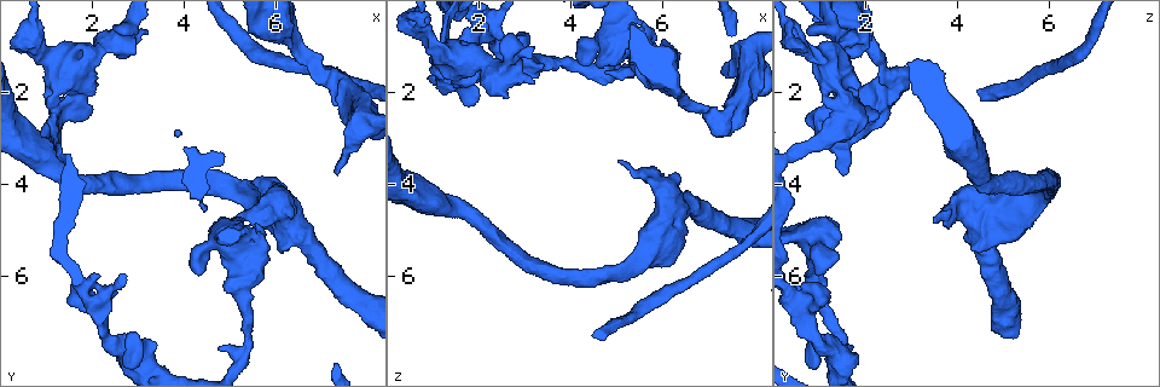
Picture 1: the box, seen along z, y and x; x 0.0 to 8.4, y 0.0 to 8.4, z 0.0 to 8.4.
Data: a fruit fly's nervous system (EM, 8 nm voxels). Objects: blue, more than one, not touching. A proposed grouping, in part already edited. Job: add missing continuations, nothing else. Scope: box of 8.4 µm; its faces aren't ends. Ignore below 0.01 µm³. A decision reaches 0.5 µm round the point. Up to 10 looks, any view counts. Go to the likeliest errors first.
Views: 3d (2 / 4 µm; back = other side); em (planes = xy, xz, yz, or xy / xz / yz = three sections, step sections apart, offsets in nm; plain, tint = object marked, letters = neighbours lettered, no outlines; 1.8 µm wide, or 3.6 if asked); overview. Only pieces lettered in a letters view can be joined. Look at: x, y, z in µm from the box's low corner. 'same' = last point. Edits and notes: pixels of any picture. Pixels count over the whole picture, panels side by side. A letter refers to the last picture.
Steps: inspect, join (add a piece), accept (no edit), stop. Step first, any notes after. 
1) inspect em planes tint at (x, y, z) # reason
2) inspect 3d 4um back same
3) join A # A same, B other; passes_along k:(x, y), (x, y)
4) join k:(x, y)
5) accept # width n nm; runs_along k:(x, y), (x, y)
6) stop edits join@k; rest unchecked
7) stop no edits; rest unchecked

inspect em xy step 16 tint at (7.35, 3.75, 1.45) # an open end

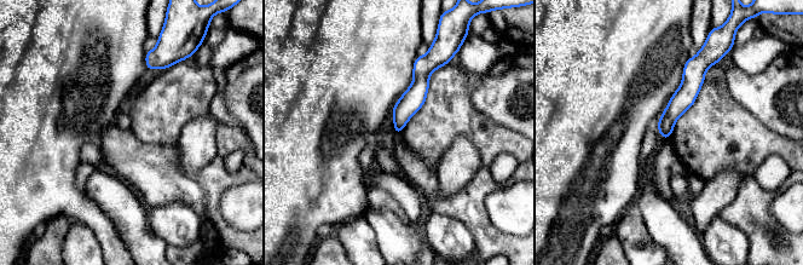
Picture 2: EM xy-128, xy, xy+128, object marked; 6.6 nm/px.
inspect em planes letters same # cut it another way

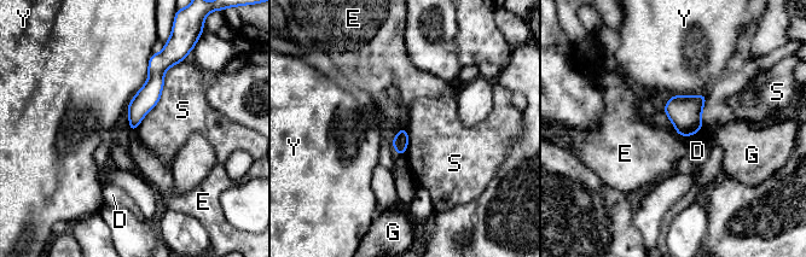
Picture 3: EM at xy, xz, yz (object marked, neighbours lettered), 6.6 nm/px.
accept # D other, E other, G other, S other, Y other; border 3:(674, 129), (682, 138); no lettered piece goes on from it

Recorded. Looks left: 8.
inspect 3d 2um at (2.50, 7.55, 1.10) # a narrow waist

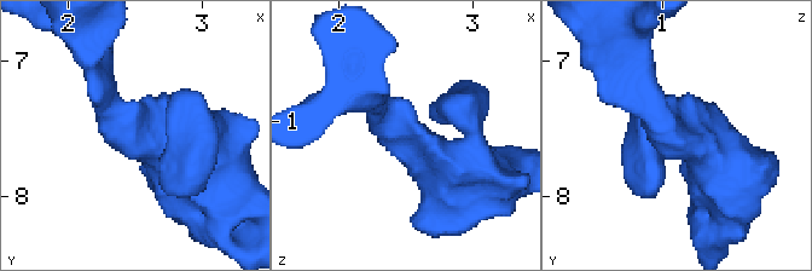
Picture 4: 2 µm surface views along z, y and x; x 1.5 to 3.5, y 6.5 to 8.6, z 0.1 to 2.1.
inspect em xy step 16 plain at (2.56, 7.62, 1.14)

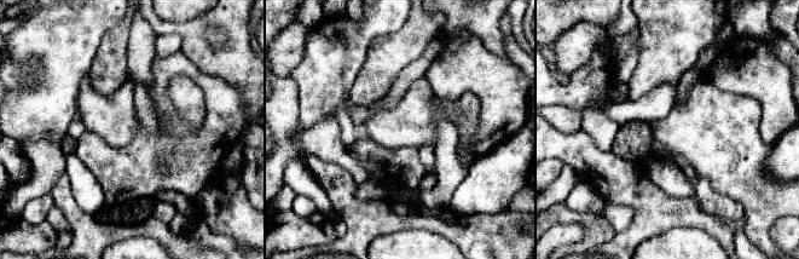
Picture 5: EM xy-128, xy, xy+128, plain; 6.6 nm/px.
inspect em xy step 16 letters same

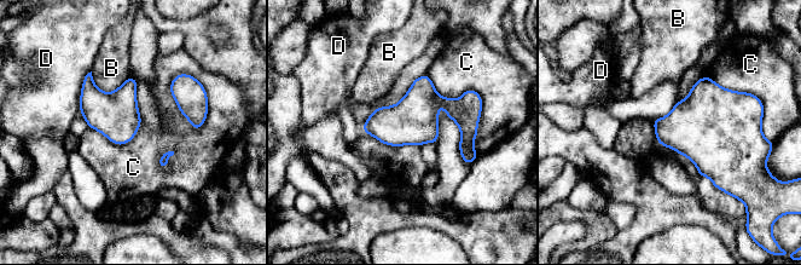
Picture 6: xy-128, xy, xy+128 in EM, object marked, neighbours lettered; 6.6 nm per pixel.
accept # longest_contact C 400 nm; B other, C other, D other; no lettered piece goes on from it

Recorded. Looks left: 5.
inspect 3d 4um at (6.10, 0.70, 1.80) # calibre changes

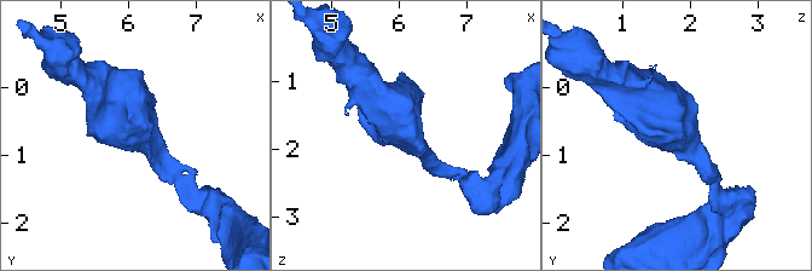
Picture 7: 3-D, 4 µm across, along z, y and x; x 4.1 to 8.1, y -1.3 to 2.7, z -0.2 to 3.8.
inspect em 3.6um xz step 16 tint at (6.10, 0.70, 1.80)

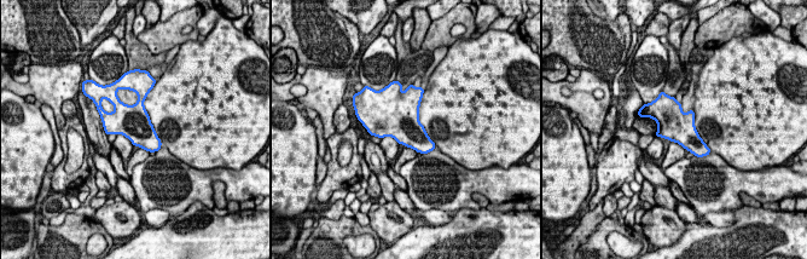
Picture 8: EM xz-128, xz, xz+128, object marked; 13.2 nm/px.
inspect em 3.6um planes letters same

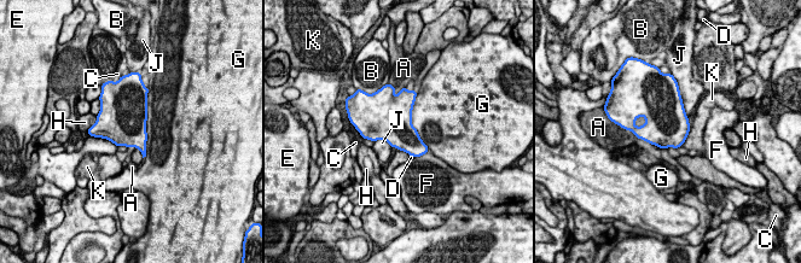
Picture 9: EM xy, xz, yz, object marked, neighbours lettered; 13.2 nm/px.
accept # A other, B other, C other, D other, E other, F other, G other, H other, J other, K other; arm_widths 200, 550 nm; none of them fits

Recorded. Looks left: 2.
inspect em planes letters at (1.10, 2.70, 1.20) # closes a loop

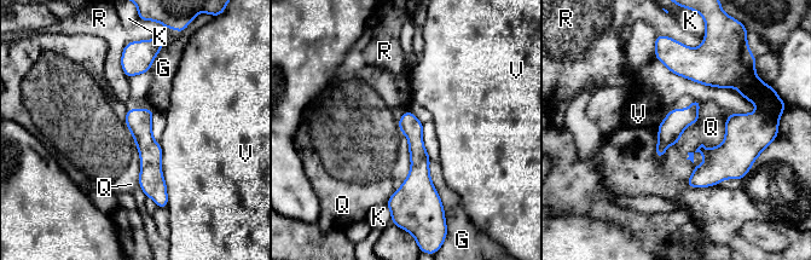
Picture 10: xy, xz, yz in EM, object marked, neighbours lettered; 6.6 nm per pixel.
accept # G other, K other, Q other, R other, V other; runs_along 10:(129, 111), (161, 197); no lettered piece goes on from it

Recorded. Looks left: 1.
stop no edits; rest unchecked

